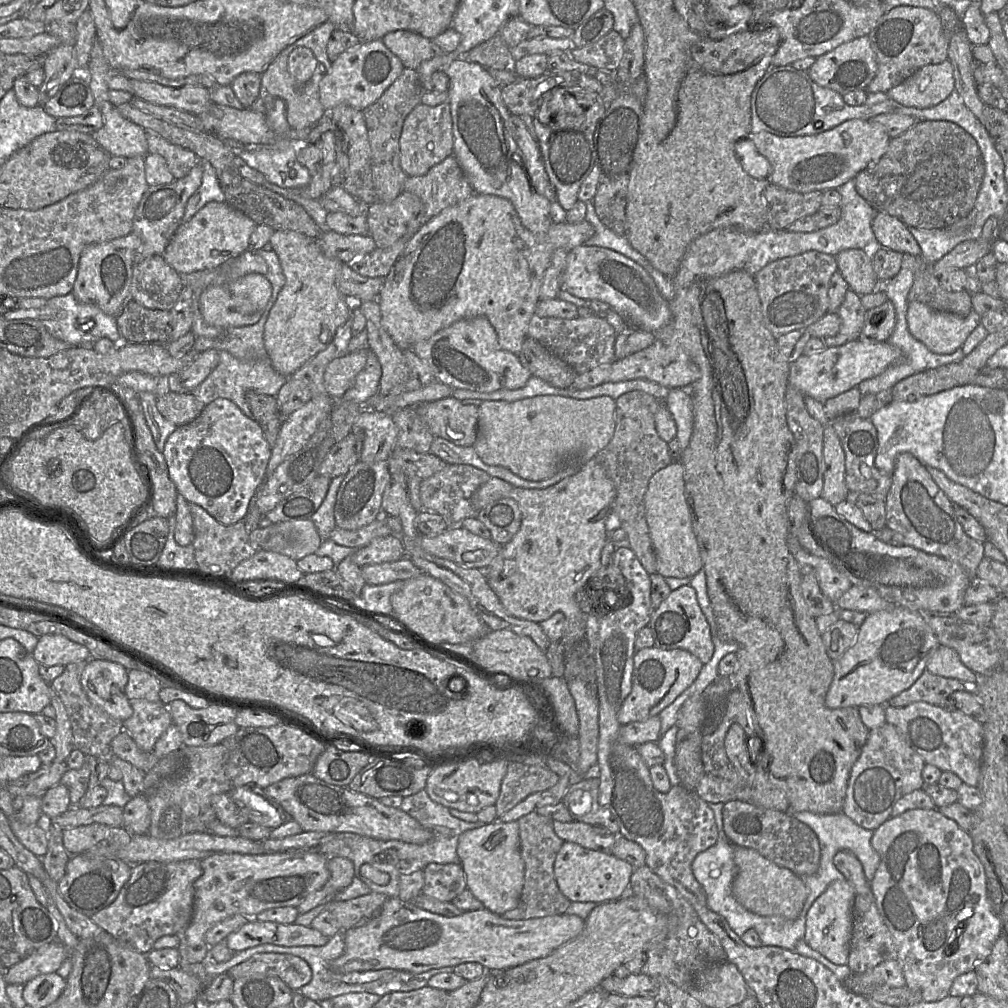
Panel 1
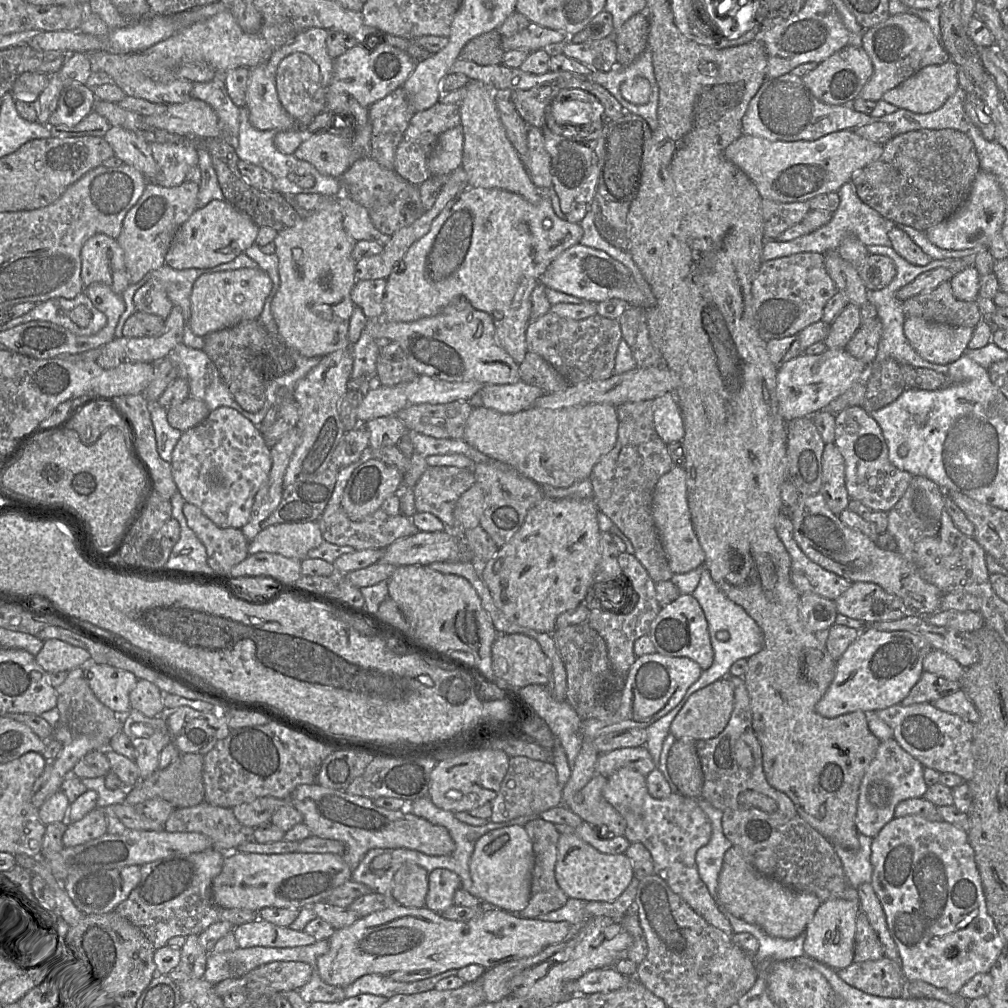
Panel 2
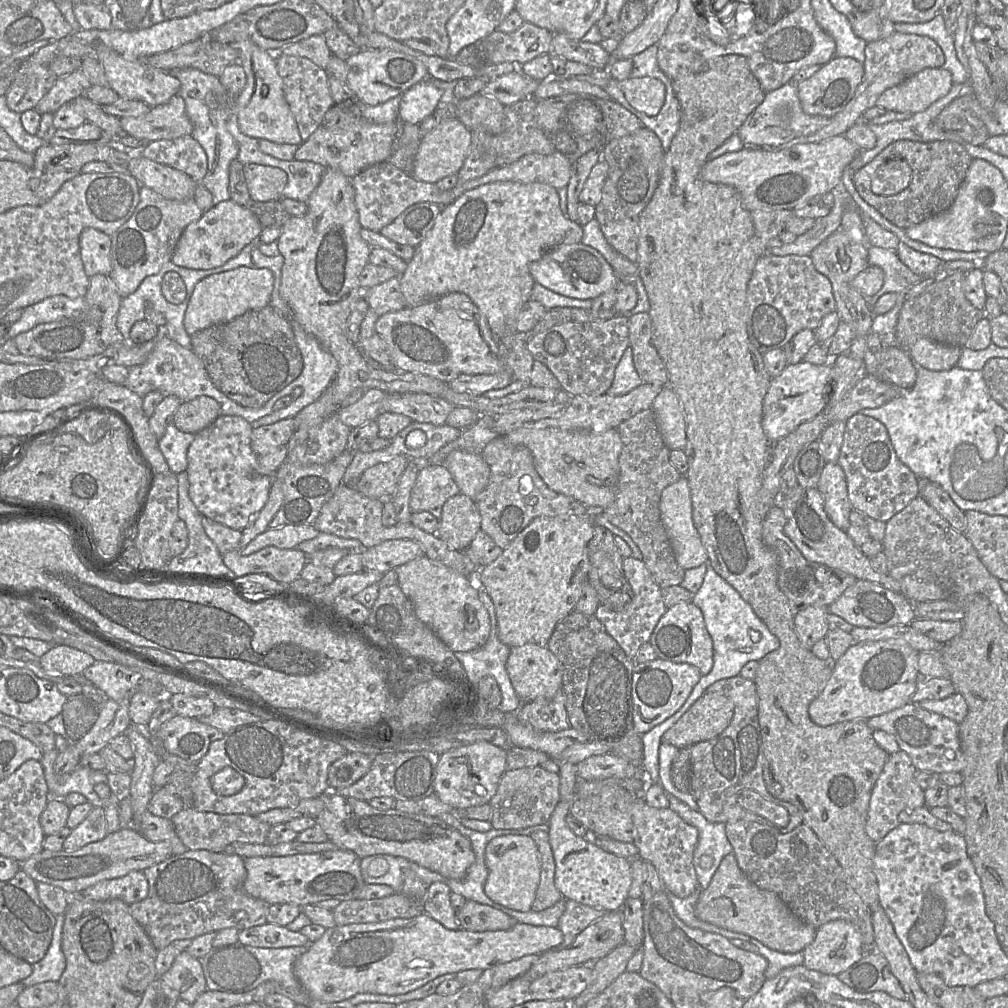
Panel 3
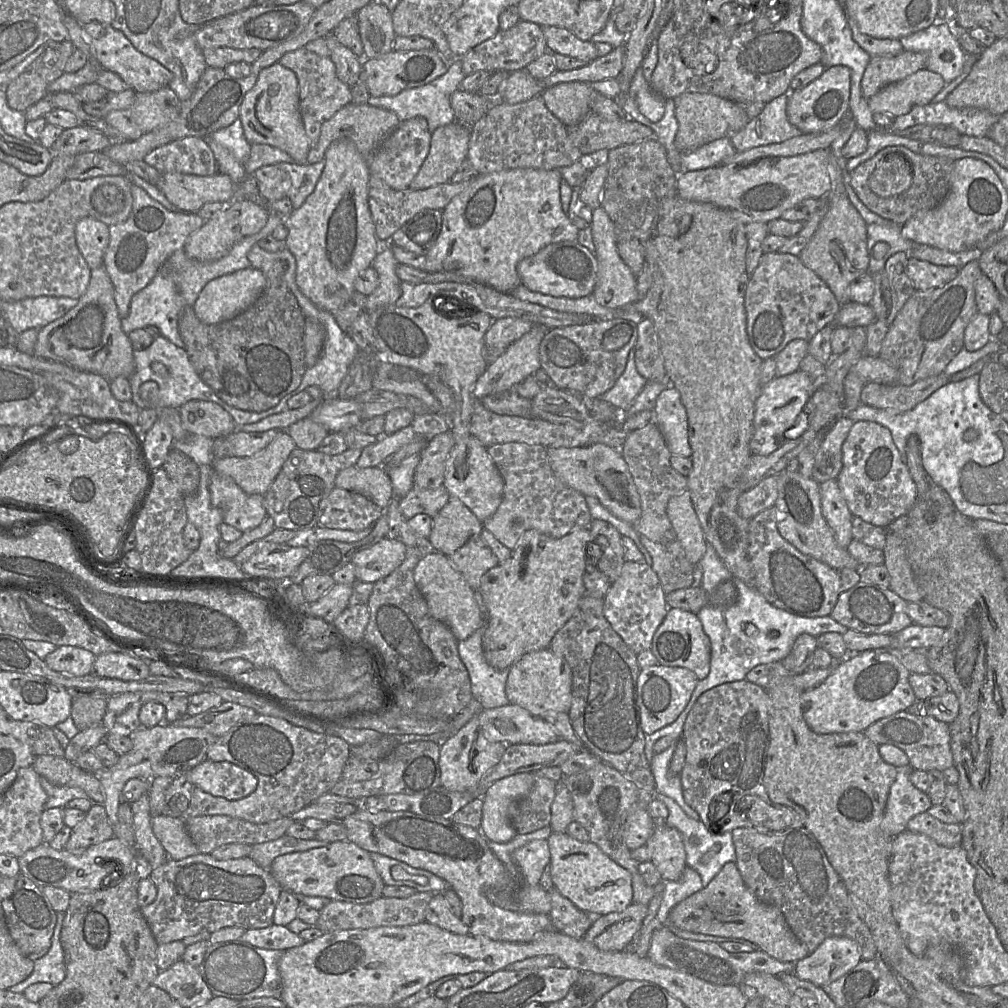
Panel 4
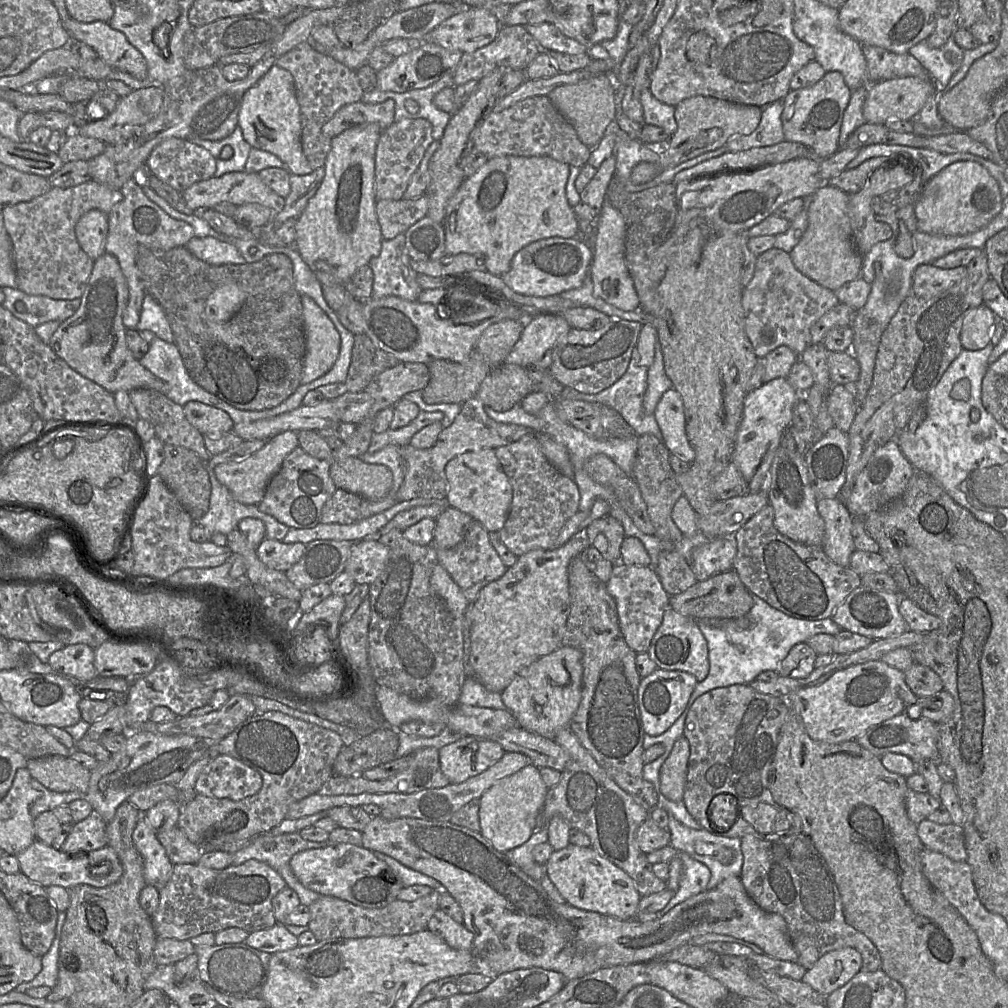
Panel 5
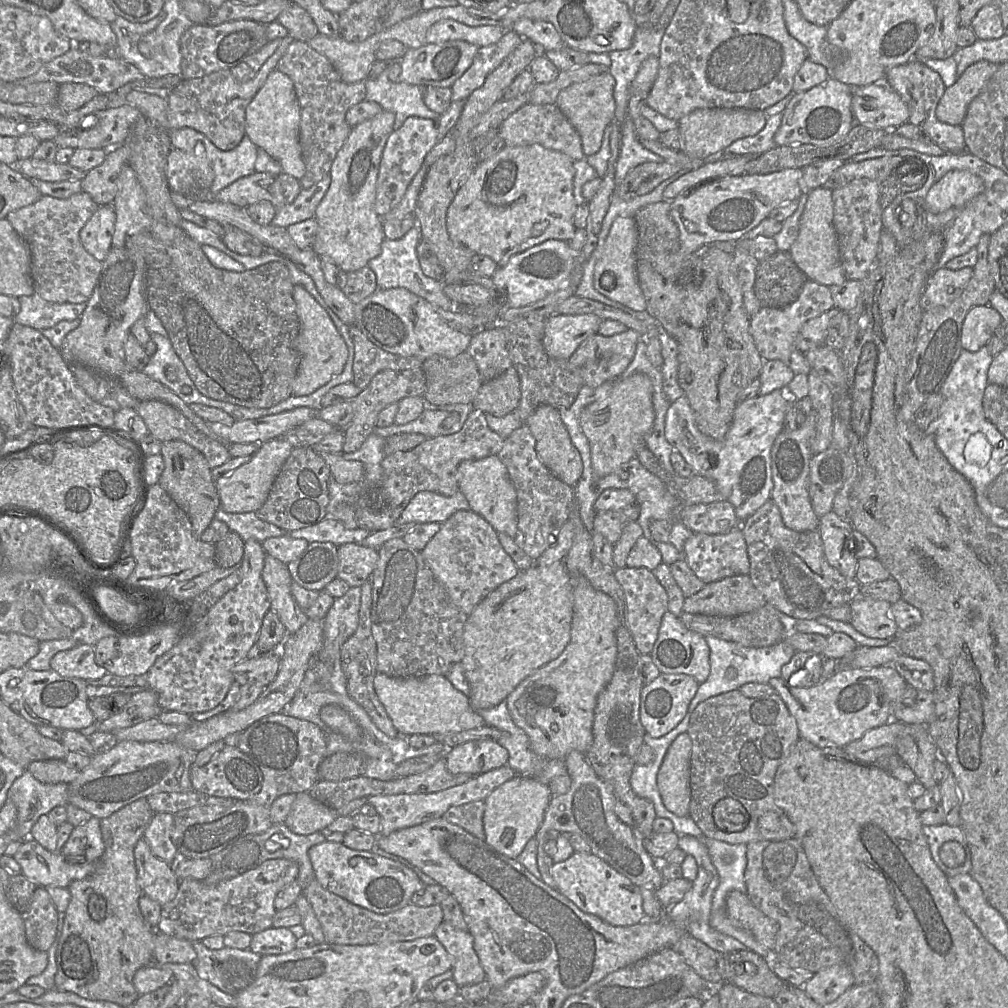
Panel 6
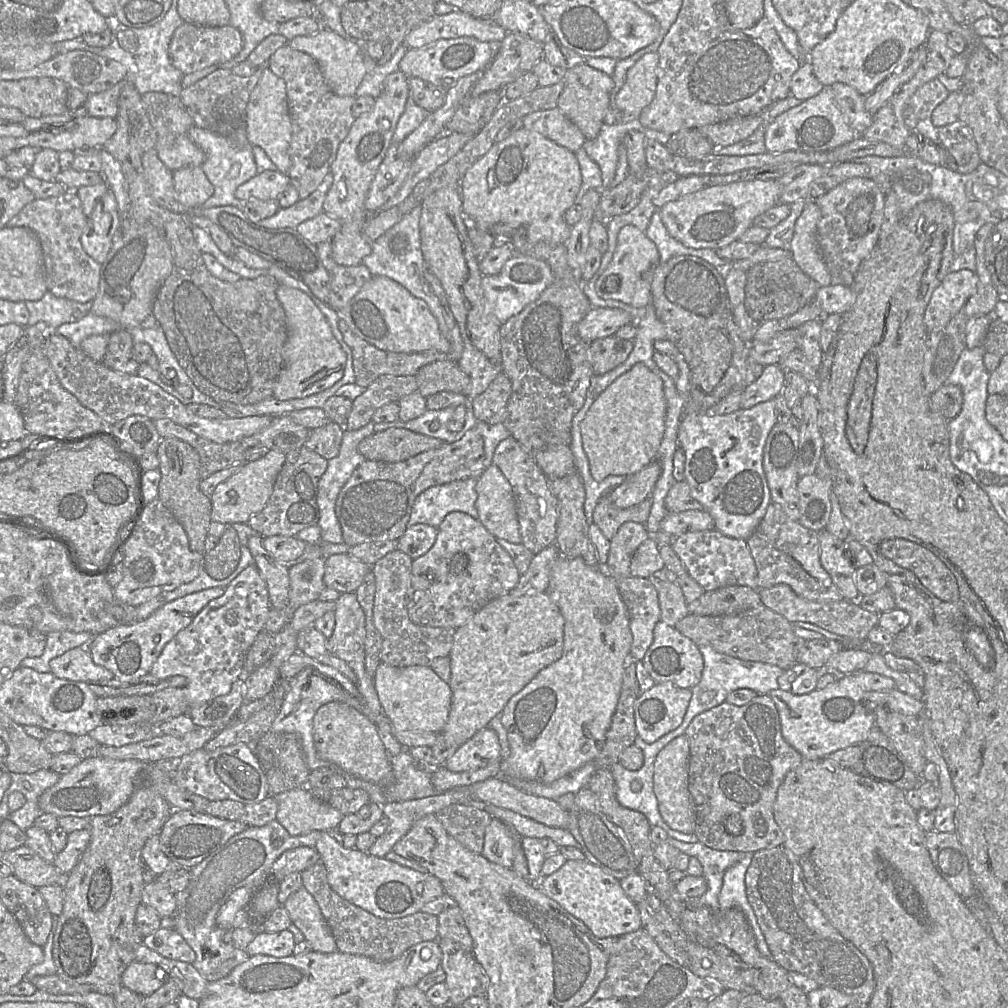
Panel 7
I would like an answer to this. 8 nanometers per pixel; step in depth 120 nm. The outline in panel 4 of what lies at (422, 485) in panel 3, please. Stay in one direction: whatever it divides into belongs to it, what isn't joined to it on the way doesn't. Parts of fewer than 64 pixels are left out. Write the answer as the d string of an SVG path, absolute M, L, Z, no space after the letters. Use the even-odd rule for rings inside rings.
M444 485L436 489L413 487L400 500L400 510L407 521L417 514L427 514L433 519L450 498L451 496Z

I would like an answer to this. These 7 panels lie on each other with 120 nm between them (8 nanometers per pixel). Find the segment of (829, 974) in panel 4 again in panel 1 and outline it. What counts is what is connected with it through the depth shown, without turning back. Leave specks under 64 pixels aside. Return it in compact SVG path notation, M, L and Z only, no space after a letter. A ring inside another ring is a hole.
M846 879L833 881L813 902L806 915L804 941L836 965L846 965L848 961L855 896L854 888Z

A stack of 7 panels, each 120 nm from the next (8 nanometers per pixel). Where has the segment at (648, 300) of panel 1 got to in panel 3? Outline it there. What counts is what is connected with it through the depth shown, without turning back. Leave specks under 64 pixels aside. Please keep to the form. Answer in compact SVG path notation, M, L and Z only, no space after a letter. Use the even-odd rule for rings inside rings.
M581 242L560 246L547 253L529 267L530 274L537 284L571 298L594 299L617 285L614 269L595 249Z

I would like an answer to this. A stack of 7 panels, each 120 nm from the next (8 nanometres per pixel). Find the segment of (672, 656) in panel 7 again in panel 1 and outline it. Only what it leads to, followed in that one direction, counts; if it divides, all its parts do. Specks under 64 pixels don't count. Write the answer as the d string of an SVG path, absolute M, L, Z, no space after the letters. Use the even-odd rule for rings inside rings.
M690 585L672 590L661 602L647 625L653 632L656 647L671 650L684 649L698 657L703 664L710 661L714 653L709 623L706 620L697 600L696 591Z

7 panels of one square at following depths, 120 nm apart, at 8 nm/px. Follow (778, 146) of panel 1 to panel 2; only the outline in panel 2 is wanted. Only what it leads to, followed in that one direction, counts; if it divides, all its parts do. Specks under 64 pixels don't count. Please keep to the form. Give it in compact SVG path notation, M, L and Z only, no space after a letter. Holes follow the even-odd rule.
M852 129L827 134L814 141L784 142L741 135L724 150L725 157L754 183L761 198L793 203L828 192L837 192L862 168L877 160L883 146L867 140Z

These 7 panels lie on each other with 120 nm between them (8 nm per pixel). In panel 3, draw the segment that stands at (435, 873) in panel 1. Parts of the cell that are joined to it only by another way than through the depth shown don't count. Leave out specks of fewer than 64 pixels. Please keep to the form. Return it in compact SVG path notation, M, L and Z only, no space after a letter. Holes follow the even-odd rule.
M433 882L428 887L428 892L423 899L423 910L431 918L438 921L449 930L461 929L454 911L450 894L452 893L449 886L444 882Z

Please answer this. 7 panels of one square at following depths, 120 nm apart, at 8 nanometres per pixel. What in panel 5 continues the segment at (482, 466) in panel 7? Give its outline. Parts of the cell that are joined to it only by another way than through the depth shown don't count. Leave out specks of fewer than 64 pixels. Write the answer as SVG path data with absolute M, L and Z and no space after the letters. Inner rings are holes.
M478 396L467 400L461 405L461 411L453 423L438 435L433 446L417 449L409 445L401 447L401 457L405 464L404 481L397 492L397 502L415 498L446 500L449 492L445 474L447 463L459 454L481 449L496 449L518 441L527 434L537 435L531 428L517 424L506 424L490 418Z

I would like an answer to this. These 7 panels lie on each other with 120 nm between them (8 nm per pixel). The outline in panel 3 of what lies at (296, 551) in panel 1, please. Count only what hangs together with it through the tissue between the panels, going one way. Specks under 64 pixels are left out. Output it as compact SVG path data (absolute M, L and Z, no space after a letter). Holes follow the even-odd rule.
M286 525L276 529L268 528L241 549L240 553L242 556L249 556L268 546L279 549L296 549L300 543L317 537L319 533L314 525Z

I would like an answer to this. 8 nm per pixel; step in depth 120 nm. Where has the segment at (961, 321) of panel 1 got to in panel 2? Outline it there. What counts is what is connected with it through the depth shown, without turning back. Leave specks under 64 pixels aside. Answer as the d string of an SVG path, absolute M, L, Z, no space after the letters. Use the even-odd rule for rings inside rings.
M905 317L904 321L904 334L915 351L923 359L941 365L952 363L965 354L974 329L919 317Z

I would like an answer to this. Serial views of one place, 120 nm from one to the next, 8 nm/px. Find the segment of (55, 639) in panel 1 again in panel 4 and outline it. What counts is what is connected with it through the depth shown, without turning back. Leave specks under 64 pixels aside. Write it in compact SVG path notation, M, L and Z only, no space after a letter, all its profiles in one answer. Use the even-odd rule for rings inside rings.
M58 646L44 659L50 669L75 676L90 674L95 660L92 652L76 646Z

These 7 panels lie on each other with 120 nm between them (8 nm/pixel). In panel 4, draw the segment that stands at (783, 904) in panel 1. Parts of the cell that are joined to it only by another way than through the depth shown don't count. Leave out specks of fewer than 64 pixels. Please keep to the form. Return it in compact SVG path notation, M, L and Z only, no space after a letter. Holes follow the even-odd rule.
M736 862L723 865L706 887L677 904L670 911L667 925L672 930L743 938L782 962L796 963L809 954L807 946L793 933L781 910L760 901L747 887Z

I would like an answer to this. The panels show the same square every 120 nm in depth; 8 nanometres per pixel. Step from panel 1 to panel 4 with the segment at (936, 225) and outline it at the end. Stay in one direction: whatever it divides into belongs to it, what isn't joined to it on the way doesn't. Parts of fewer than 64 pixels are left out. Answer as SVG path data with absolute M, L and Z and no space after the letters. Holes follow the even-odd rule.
M888 146L852 170L849 173L849 182L857 197L870 211L898 225L904 225L915 215L927 212L945 200L950 191L955 162L947 157L918 154L904 146ZM892 152L901 152L904 158L910 161L913 180L911 186L905 192L890 198L882 198L869 189L868 180L880 161Z

